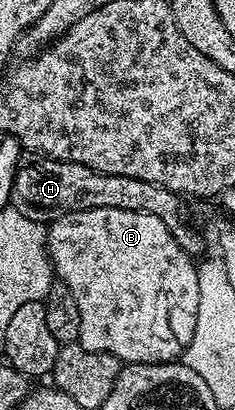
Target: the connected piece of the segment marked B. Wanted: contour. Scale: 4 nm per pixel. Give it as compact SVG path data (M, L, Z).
M87 209L67 213L47 227L49 262L56 278L71 289L79 305L81 346L111 353L122 364L171 363L182 358L195 333L199 313L198 264L177 244L159 217L127 209Z

